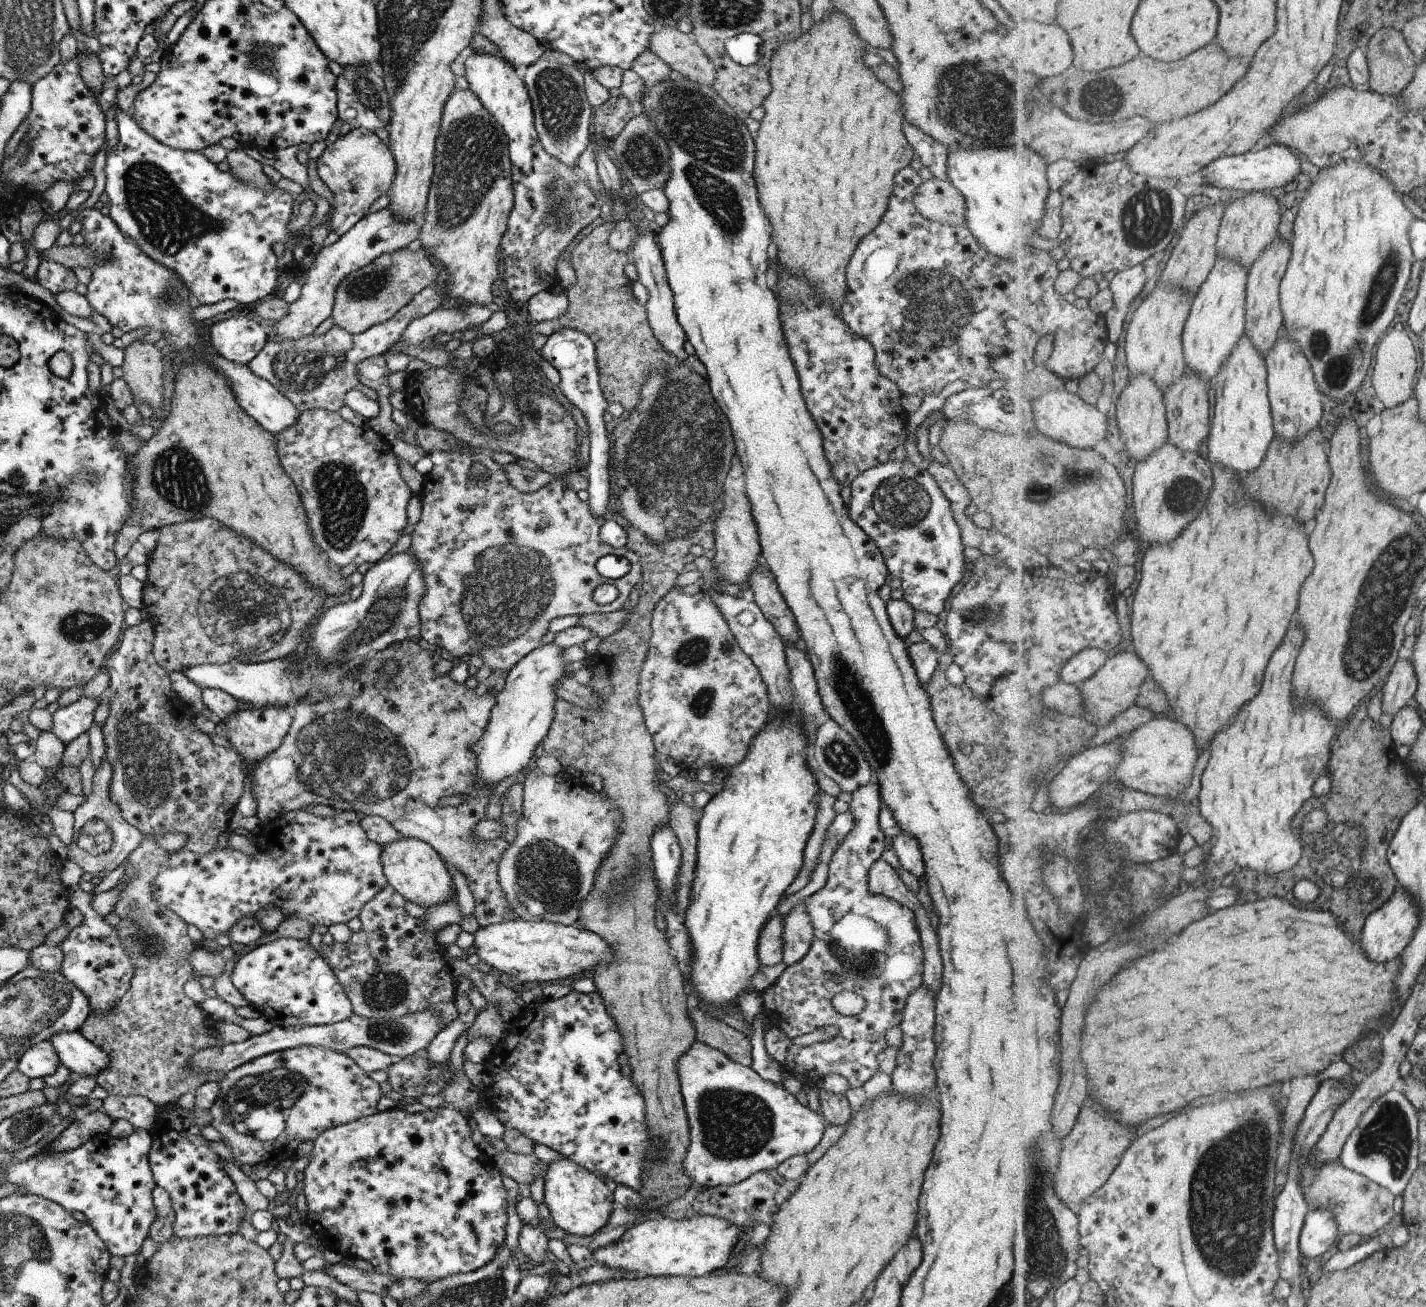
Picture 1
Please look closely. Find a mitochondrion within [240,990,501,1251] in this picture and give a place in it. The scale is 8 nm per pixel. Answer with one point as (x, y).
(391, 1033)

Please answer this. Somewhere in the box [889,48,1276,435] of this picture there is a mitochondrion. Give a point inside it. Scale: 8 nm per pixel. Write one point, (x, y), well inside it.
(961, 96)

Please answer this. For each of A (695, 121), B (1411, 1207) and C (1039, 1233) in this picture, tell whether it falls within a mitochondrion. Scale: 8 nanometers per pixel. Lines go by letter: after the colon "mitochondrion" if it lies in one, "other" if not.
A: mitochondrion
B: other
C: mitochondrion

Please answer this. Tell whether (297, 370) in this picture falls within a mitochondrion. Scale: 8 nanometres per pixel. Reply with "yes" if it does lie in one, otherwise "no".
yes

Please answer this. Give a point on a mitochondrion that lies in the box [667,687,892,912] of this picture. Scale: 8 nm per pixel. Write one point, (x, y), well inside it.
(840, 757)

